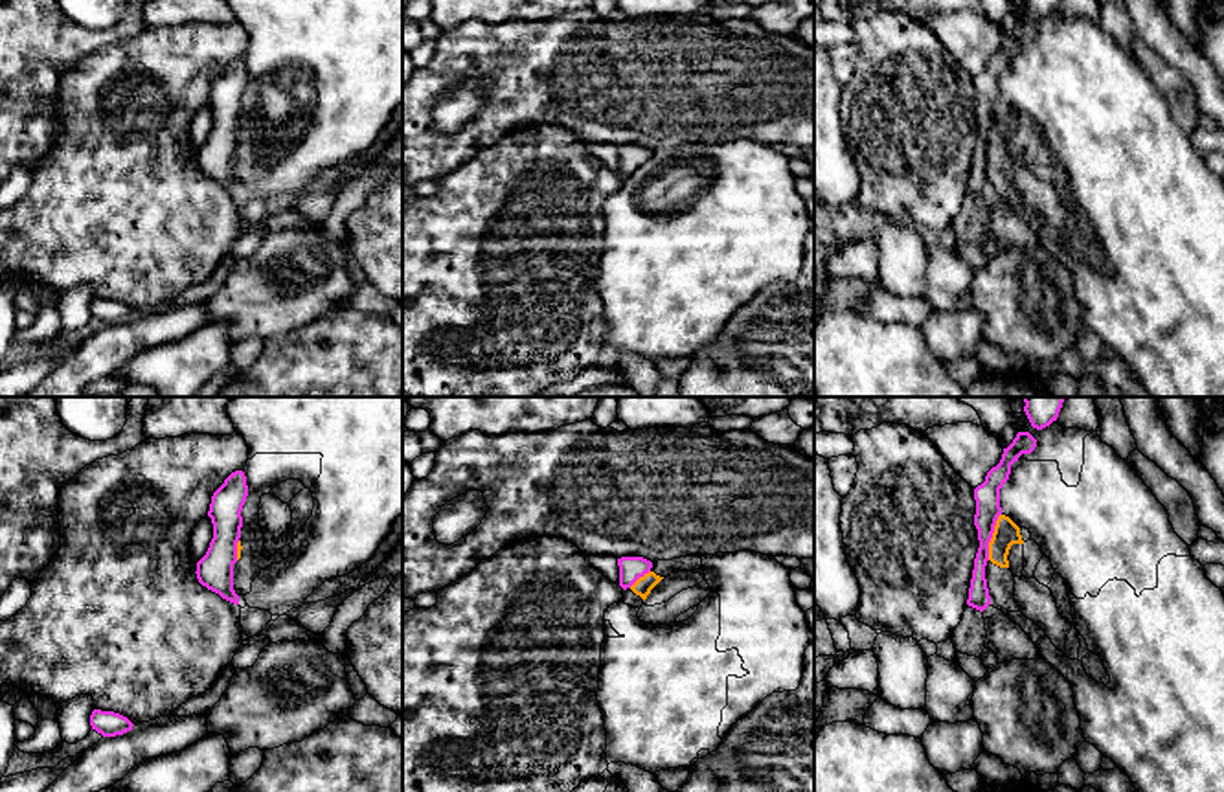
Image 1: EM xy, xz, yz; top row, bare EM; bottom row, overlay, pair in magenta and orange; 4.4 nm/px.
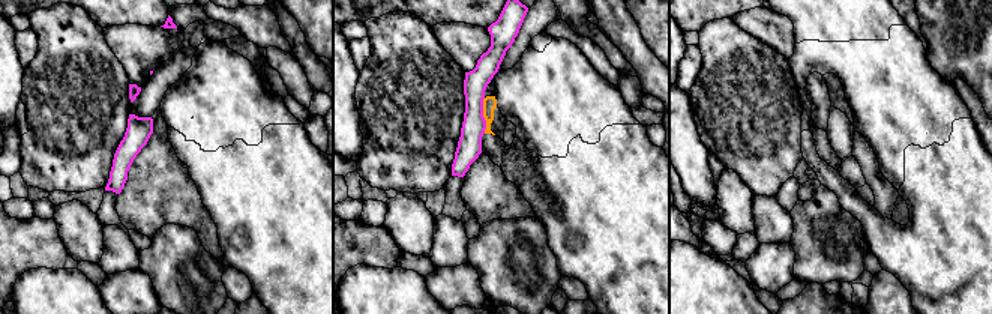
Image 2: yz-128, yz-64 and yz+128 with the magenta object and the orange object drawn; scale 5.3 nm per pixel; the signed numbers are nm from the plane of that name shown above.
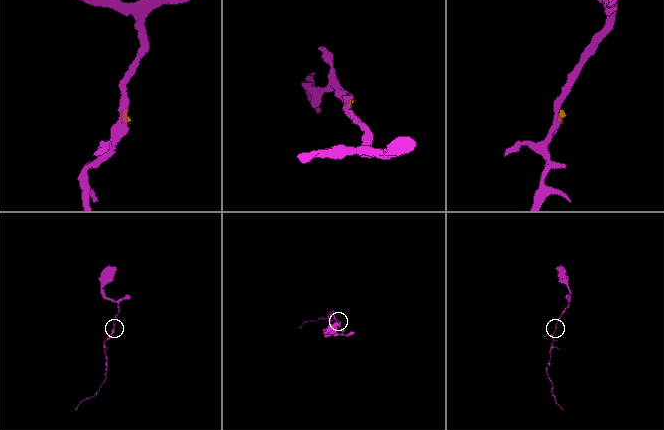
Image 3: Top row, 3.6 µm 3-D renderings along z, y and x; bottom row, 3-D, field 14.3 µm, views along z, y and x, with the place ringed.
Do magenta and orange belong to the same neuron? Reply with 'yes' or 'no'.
no

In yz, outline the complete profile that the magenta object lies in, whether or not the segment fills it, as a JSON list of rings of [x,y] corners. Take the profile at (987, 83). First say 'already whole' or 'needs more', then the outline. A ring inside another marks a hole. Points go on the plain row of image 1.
already whole | [[[1018,20],[1013,31],[1003,37],[1000,51],[992,55],[987,61],[985,70],[974,77],[974,114],[978,118],[980,136],[974,147],[967,193],[980,200],[991,193],[985,154],[989,149],[989,130],[992,127],[996,108],[1002,103],[1000,77],[1009,68],[1011,53],[1018,50],[1022,42],[1031,42],[1035,35],[1037,28],[1029,20]]]

